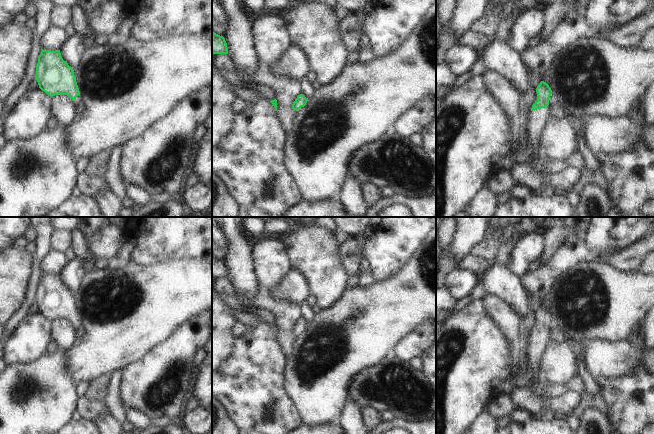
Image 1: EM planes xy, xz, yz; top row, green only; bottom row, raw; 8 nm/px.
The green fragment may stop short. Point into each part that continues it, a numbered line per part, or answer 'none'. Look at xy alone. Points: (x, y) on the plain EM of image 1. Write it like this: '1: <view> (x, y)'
1: xy (78, 330)

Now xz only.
1: xz (299, 338)

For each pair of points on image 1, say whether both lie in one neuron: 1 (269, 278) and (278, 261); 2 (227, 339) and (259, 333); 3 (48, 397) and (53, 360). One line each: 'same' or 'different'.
1: same
2: different
3: same

